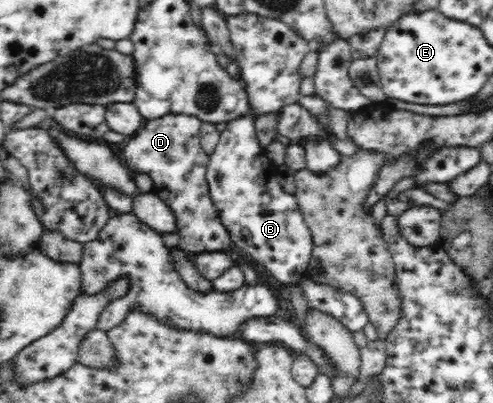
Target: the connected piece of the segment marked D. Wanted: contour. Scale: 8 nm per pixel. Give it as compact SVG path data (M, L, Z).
M167 113L165 117L145 121L123 149L125 165L134 174L147 173L153 181L152 193L165 201L175 214L175 232L180 235L179 249L191 253L221 252L230 247L229 232L221 223L210 199L206 169L209 154L199 144L202 122L191 114Z

